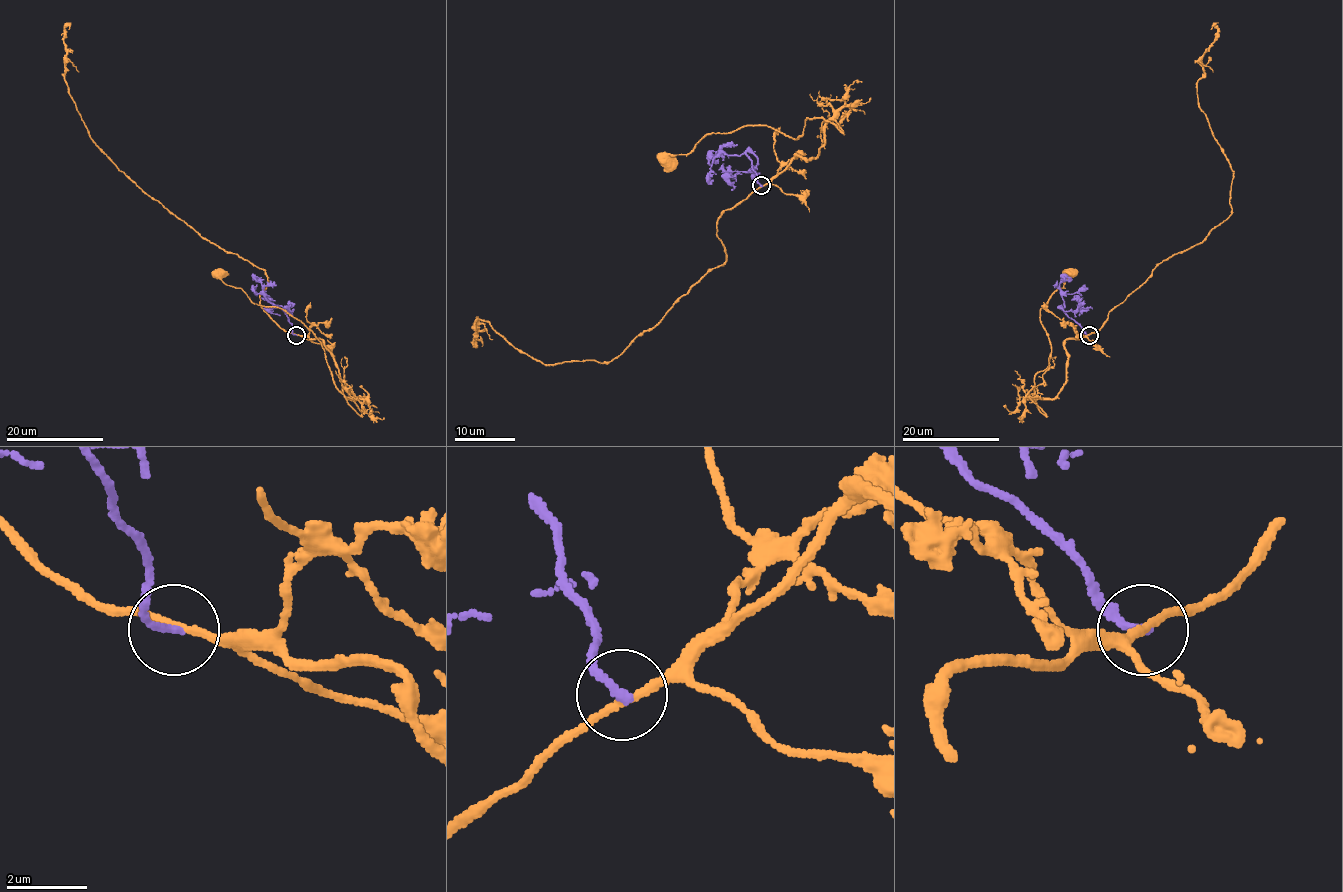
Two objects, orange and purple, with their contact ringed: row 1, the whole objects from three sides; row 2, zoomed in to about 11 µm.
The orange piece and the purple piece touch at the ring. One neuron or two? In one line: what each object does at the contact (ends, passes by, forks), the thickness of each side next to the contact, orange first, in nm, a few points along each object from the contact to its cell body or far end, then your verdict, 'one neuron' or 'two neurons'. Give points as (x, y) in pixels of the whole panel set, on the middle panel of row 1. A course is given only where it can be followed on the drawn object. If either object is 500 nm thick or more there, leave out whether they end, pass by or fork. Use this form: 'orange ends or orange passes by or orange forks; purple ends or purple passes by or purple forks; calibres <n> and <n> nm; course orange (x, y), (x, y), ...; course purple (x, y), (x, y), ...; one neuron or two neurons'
orange passes by; purple ends; calibres 160 and 200 nm; course orange (761, 186), (718, 220), (722, 264), (608, 361), (544, 364), (478, 319), (473, 345), (479, 340), (482, 346); course purple (761, 186), (757, 183), (757, 174), (746, 154), (749, 151), (757, 163), (748, 171), (728, 175), (742, 174); two neurons

